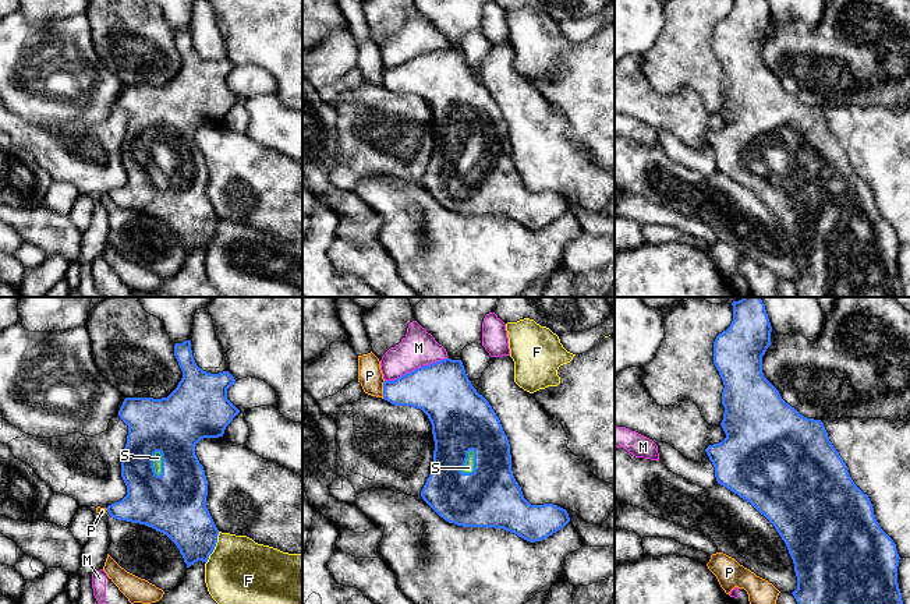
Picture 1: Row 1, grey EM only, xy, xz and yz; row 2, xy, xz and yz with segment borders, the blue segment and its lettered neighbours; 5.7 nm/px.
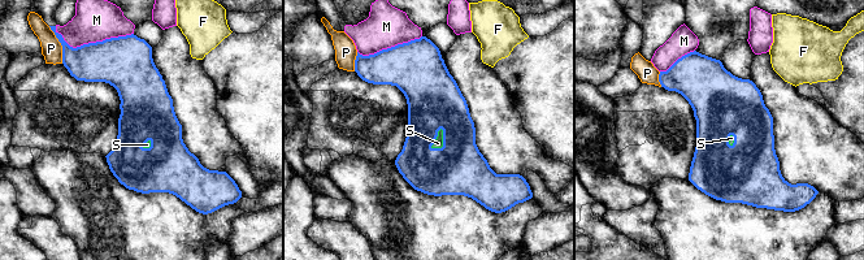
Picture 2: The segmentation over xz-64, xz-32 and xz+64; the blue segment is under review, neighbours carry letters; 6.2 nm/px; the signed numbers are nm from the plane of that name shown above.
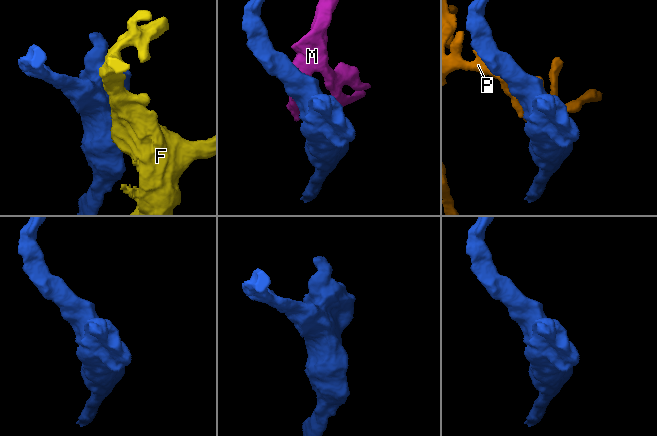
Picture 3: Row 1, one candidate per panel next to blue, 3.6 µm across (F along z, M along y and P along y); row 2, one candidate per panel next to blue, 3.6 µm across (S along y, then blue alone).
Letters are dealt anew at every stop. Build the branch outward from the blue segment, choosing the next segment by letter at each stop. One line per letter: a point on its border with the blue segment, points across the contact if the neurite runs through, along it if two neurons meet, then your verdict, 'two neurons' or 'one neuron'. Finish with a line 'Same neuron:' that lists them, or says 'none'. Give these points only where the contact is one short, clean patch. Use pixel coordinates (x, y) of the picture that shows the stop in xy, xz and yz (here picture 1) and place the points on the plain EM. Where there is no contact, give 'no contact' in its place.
F: contact xy (213, 236); two neurons
M: contact xz (417, 56); two neurons
P: contact xz (383, 77); two neurons
S: contact xz (466, 148); way xz (463, 108), (466, 148), (468, 155); one neuron
Same neuron: S

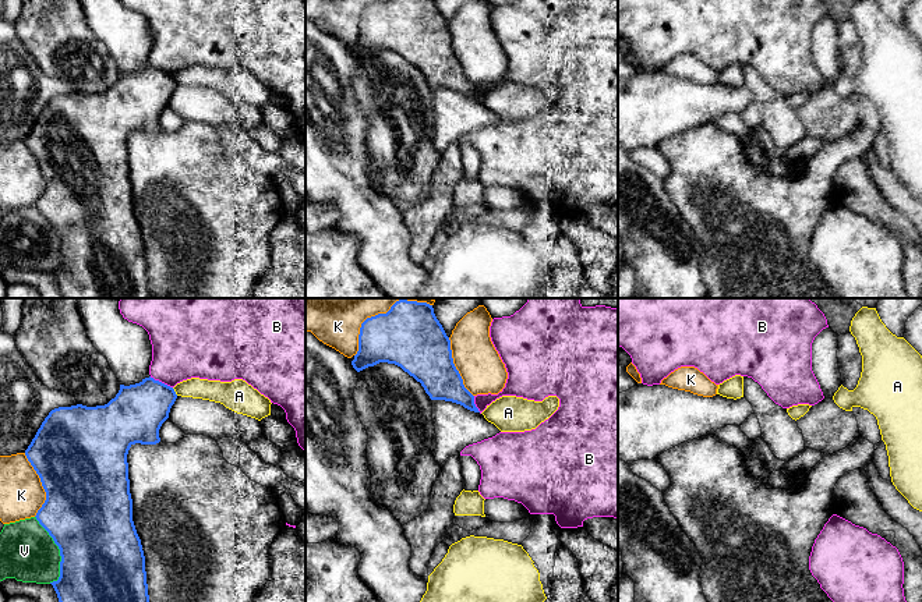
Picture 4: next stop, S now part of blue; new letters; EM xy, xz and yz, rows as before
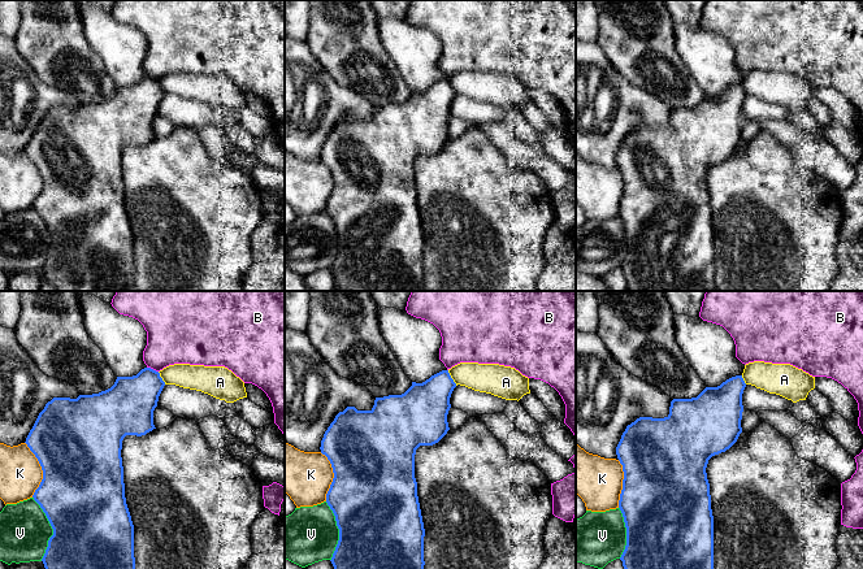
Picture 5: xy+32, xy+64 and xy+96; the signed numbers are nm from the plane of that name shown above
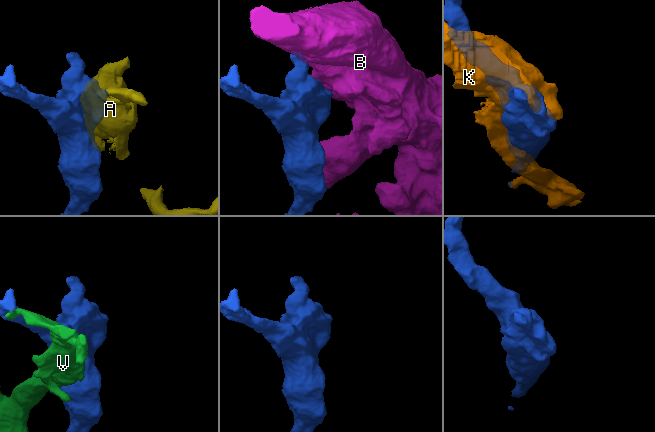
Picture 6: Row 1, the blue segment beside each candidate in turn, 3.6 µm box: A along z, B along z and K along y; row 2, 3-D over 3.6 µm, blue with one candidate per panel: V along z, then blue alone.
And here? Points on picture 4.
A: contact xy (175, 80); border xy (172, 75), (177, 82); two neurons
B: contact xy (161, 70); two neurons
K: contact xy (42, 173); two neurons
V: contact xy (60, 238); two neurons
Same neuron: none

